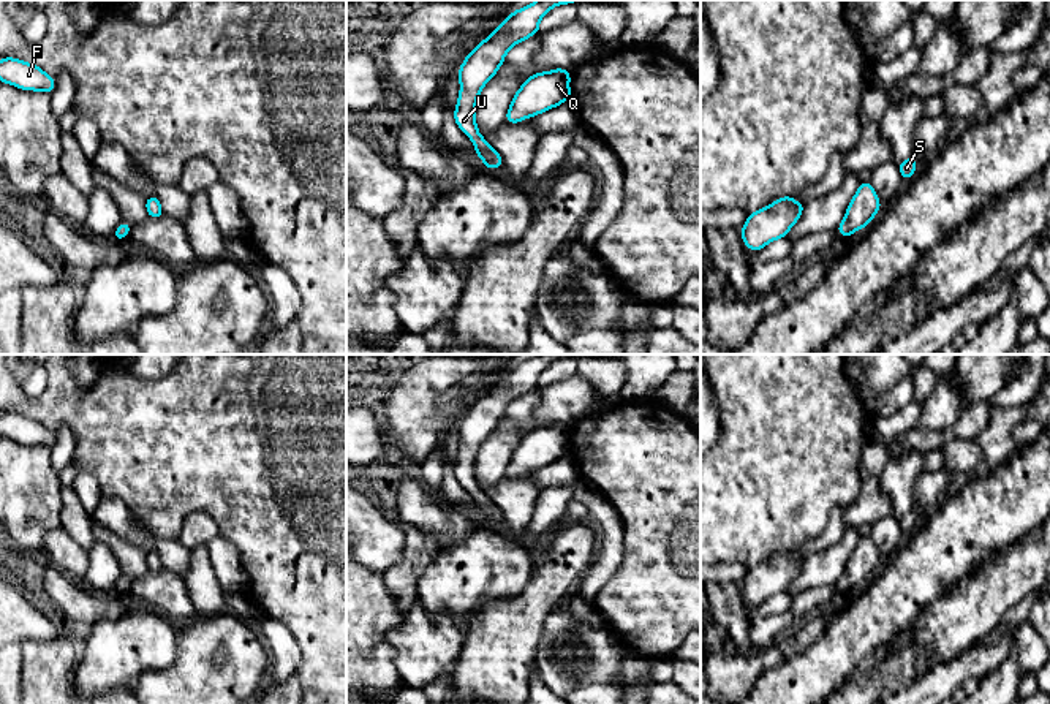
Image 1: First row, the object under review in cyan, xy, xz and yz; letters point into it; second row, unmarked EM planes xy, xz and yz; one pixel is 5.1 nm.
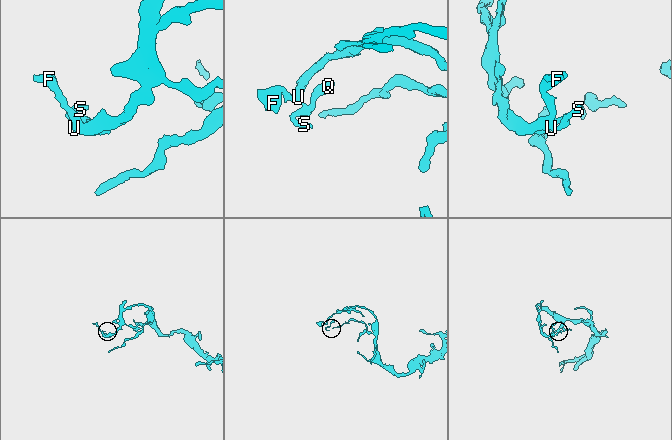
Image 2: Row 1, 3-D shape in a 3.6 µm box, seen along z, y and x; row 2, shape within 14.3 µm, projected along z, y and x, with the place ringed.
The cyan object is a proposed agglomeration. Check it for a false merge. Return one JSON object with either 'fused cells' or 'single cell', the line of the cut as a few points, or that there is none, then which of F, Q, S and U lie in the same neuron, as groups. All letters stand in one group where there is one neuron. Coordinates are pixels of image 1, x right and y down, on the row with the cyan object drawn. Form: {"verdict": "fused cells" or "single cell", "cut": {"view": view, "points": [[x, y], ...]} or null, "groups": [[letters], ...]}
{"verdict": "single cell", "cut": null, "groups": [["F", "Q", "S", "U"]]}

